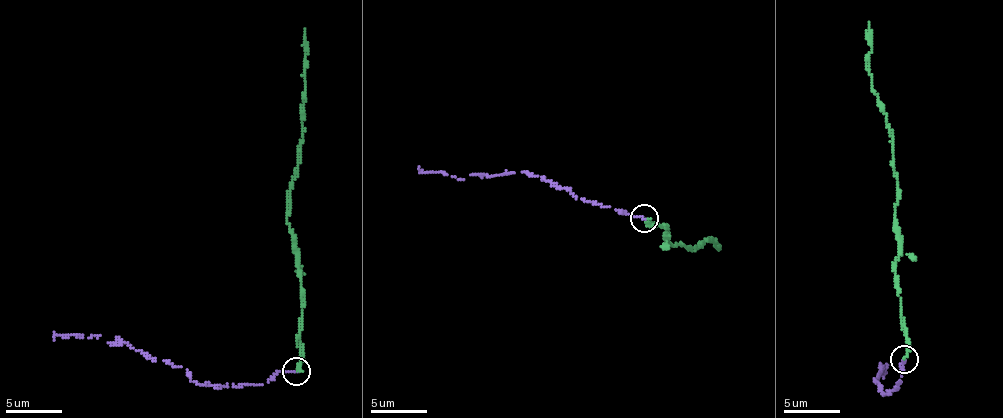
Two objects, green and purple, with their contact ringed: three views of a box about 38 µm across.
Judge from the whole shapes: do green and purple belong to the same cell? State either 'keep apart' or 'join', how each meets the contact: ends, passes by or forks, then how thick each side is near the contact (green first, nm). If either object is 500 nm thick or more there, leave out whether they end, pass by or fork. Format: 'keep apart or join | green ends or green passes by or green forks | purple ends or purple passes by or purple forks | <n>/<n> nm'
keep apart | green ends | purple ends | 280/190 nm

